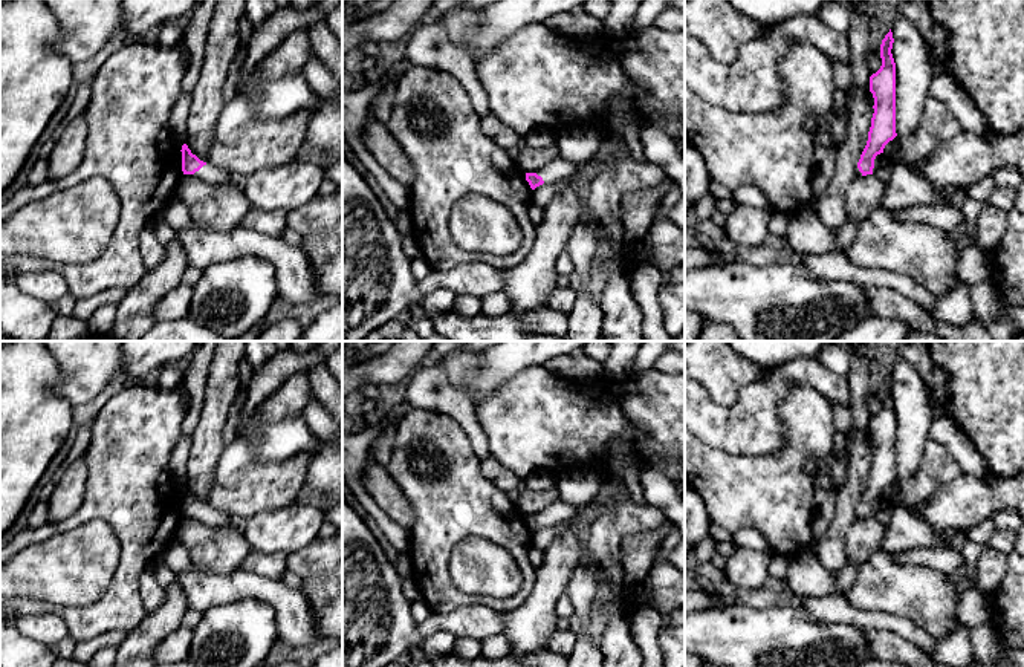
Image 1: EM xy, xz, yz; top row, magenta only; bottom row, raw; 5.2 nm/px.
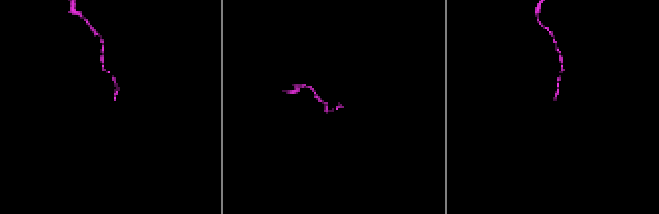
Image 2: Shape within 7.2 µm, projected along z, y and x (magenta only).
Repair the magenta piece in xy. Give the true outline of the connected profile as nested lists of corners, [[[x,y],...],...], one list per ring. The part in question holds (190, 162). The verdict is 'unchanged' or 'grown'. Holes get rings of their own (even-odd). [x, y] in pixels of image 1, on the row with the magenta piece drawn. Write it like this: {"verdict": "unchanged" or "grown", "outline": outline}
{"verdict": "grown", "outline": [[[186,144],[182,145],[182,171],[183,174],[193,174],[209,184],[226,184],[229,182],[229,173],[200,161],[196,155],[191,153]]]}

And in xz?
{"verdict": "grown", "outline": [[[558,156],[546,167],[540,168],[535,173],[526,173],[526,181],[529,182],[530,188],[535,190],[543,184],[550,184],[559,179],[565,179],[572,173],[576,171],[576,165],[570,161]]]}

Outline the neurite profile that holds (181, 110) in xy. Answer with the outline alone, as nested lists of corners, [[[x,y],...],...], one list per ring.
[[[182,92],[171,110],[171,132],[179,144],[185,144],[186,139],[186,119],[190,115],[191,102],[193,96]]]

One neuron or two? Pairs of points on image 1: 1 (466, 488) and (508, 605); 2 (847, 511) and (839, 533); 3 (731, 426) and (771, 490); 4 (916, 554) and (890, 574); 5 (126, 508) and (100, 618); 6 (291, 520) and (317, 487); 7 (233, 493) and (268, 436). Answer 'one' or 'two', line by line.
1: one
2: one
3: two
4: two
5: one
6: two
7: two

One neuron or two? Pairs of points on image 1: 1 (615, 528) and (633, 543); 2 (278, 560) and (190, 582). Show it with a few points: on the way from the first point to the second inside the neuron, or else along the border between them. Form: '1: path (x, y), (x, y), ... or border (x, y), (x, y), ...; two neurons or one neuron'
1: border (659, 527), (628, 533), (619, 546); two neurons
2: border (242, 566), (278, 580); two neurons

